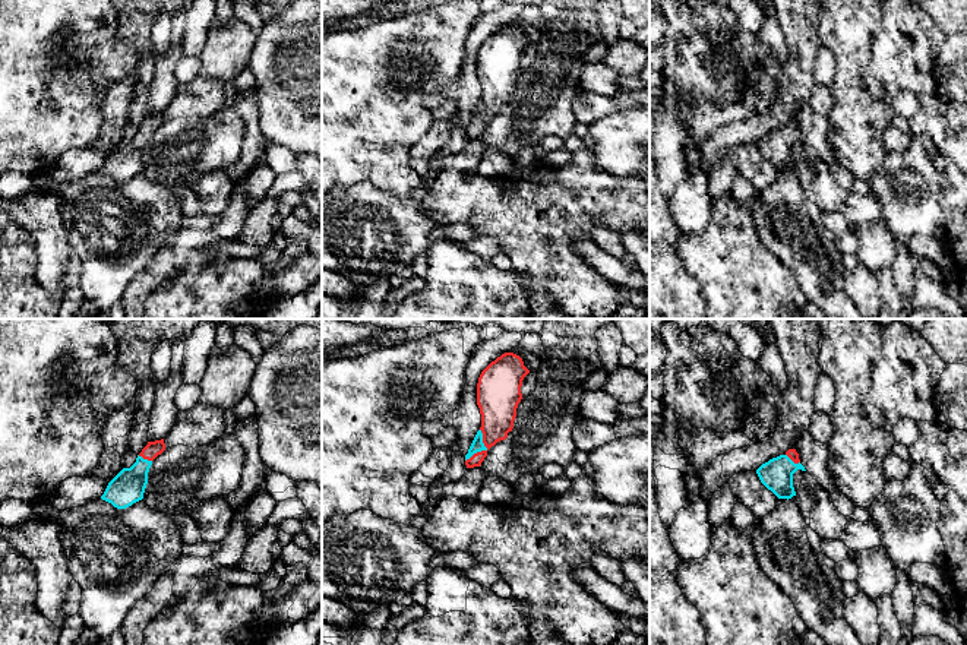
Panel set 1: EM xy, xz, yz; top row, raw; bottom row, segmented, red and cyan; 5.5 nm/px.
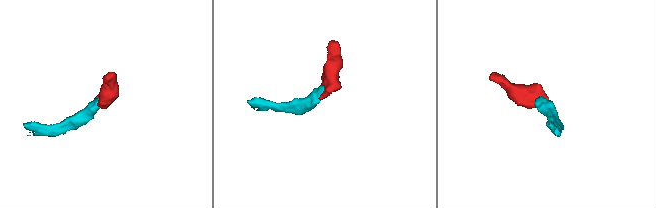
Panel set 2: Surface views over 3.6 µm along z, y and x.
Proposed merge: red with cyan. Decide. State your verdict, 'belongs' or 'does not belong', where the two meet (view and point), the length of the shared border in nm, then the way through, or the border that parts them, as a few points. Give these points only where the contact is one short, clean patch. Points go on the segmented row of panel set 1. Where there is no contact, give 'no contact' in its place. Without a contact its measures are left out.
belongs; contact xz (484, 451); length 200 nm; way xz (498, 408), (484, 451), (477, 445)

